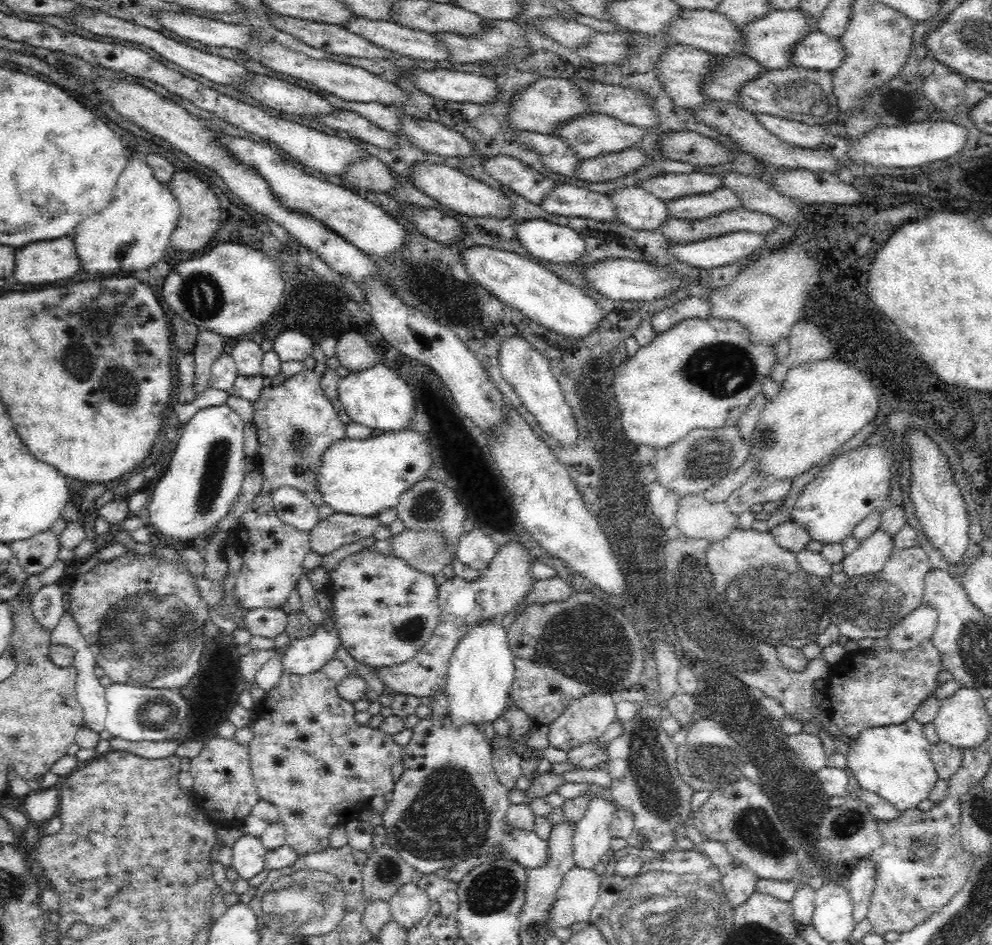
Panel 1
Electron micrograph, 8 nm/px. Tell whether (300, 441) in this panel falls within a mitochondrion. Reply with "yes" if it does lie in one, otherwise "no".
yes

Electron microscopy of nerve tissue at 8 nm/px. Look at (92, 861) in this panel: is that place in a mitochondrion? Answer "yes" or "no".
yes

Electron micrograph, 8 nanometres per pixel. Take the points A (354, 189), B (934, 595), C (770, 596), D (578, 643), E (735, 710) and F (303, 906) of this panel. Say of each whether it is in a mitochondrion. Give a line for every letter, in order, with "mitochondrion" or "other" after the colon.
A: other
B: other
C: mitochondrion
D: mitochondrion
E: other
F: mitochondrion

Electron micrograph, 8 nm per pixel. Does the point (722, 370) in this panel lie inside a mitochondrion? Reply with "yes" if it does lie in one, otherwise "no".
yes

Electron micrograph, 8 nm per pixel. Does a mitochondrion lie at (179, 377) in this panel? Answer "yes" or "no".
no

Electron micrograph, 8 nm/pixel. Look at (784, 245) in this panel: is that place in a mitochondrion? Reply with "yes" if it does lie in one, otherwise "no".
no

